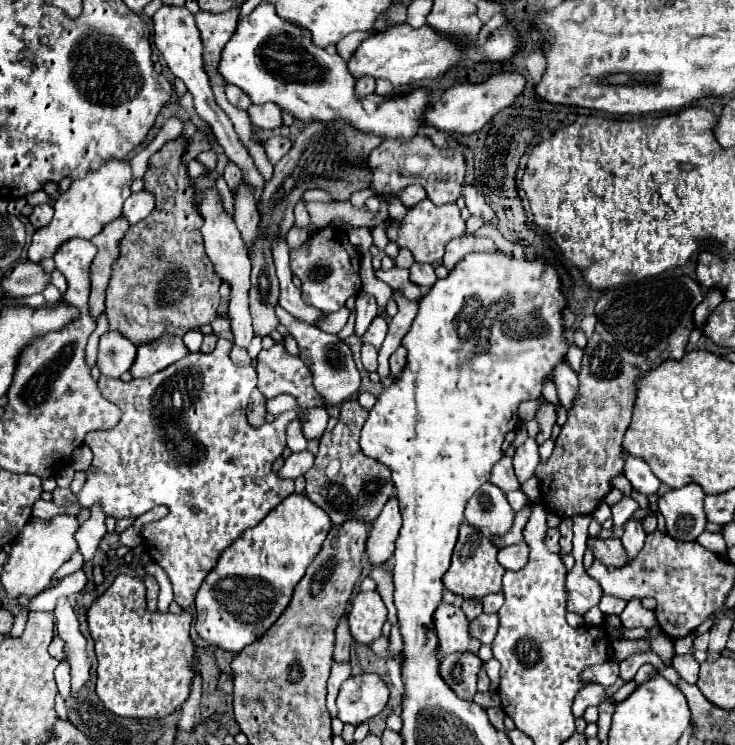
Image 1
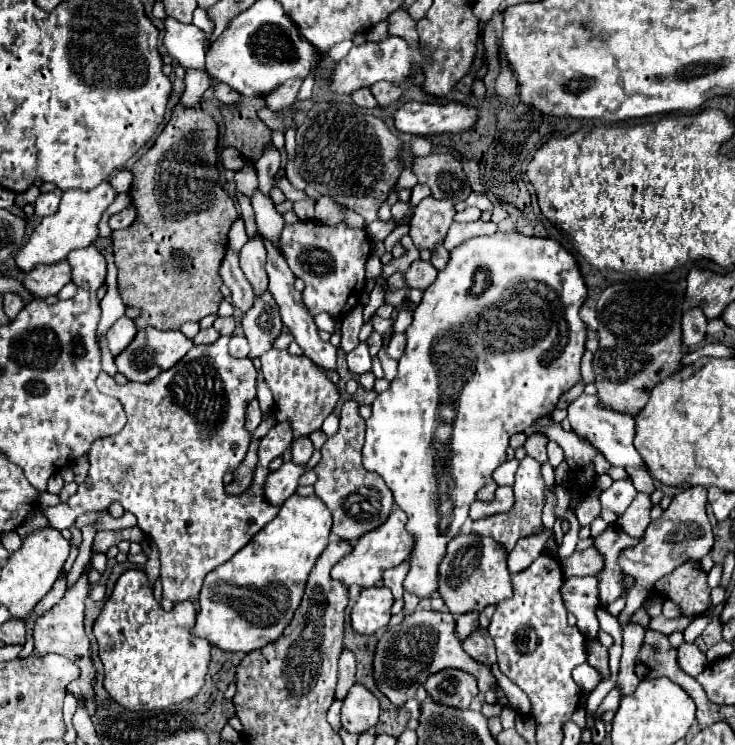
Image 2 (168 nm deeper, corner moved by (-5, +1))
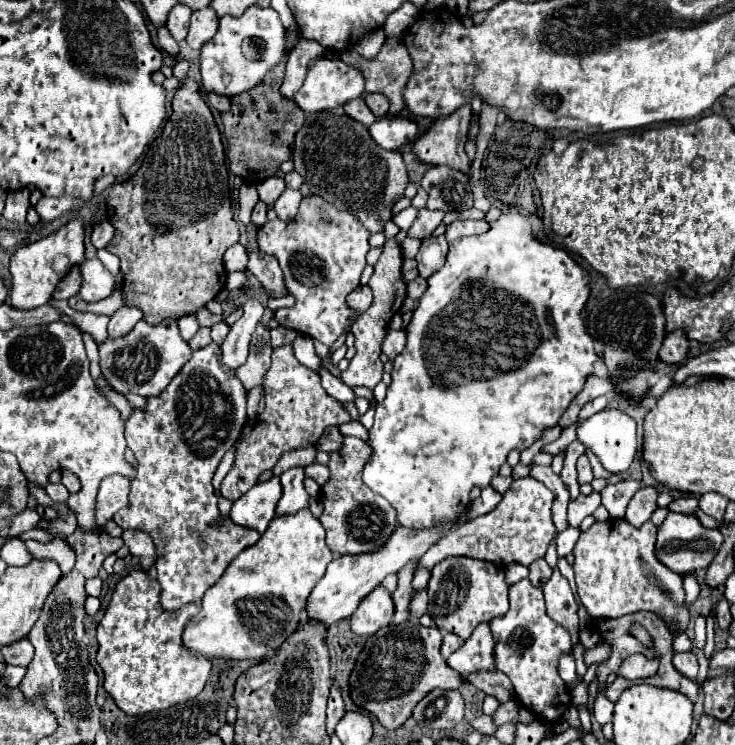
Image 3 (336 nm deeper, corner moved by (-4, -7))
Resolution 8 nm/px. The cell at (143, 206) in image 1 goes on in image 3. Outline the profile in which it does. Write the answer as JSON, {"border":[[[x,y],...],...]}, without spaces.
{"border":[[[102,222],[102,224],[96,226],[94,232],[92,232],[92,244],[94,244],[96,248],[108,246],[108,242],[110,242],[112,238],[114,238],[114,226],[110,226],[108,222]]]}

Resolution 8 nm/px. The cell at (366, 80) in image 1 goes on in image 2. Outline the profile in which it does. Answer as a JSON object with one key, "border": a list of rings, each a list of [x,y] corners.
{"border":[[[361,88],[361,90],[353,92],[351,98],[353,98],[353,102],[355,102],[357,106],[361,106],[361,108],[375,108],[375,106],[377,106],[377,104],[375,104],[375,98],[371,96],[371,90],[369,90],[369,88]]]}

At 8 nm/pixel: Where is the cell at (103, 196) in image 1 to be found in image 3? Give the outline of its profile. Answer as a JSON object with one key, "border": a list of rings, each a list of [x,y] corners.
{"border":[[[74,216],[68,224],[64,224],[58,232],[42,238],[42,240],[36,240],[32,244],[26,244],[22,248],[18,248],[12,258],[10,258],[10,274],[12,274],[12,286],[10,286],[10,304],[14,308],[22,308],[22,310],[28,310],[28,308],[38,308],[38,306],[44,306],[58,280],[64,276],[62,272],[58,272],[54,268],[54,260],[58,256],[66,256],[68,258],[68,264],[74,266],[74,264],[82,264],[84,258],[86,258],[86,246],[84,246],[84,234],[86,234],[86,222],[80,218],[80,216]]]}

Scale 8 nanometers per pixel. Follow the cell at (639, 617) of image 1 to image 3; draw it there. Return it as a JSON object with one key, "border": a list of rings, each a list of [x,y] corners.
{"border":[[[600,692],[600,694],[596,696],[593,705],[592,714],[594,719],[601,725],[611,722],[612,708],[614,708],[614,702],[610,702],[610,700],[606,698],[606,694],[604,694],[604,692]]]}

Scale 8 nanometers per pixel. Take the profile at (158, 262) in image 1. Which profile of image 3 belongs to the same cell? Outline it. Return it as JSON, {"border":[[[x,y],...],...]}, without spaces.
{"border":[[[186,78],[182,82],[182,86],[178,88],[178,92],[174,94],[174,100],[172,100],[172,108],[174,108],[174,112],[172,112],[170,120],[166,122],[162,134],[150,144],[150,148],[148,148],[148,152],[144,156],[144,162],[138,168],[138,172],[126,182],[116,182],[108,190],[108,198],[106,198],[108,218],[110,218],[110,222],[116,228],[116,236],[106,248],[112,254],[116,254],[120,258],[120,262],[122,262],[120,266],[122,266],[122,274],[124,274],[124,286],[122,286],[122,290],[124,290],[124,306],[140,308],[144,312],[144,320],[148,324],[160,324],[166,318],[178,320],[182,316],[196,314],[210,300],[214,300],[216,294],[224,288],[224,280],[226,280],[226,270],[224,270],[222,256],[224,256],[226,248],[230,248],[232,244],[238,242],[238,224],[234,222],[234,214],[232,214],[232,206],[230,206],[230,188],[228,188],[228,170],[226,170],[226,162],[224,162],[224,146],[222,146],[222,140],[220,140],[218,126],[216,126],[216,122],[212,118],[212,112],[206,106],[206,102],[202,100],[200,88],[198,88],[198,84],[192,78]]]}

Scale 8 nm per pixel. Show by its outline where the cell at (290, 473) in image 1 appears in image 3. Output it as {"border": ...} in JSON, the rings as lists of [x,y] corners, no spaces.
{"border":[[[272,476],[268,482],[260,482],[254,488],[250,488],[244,496],[240,496],[230,510],[230,518],[234,524],[254,528],[262,534],[268,528],[270,520],[274,518],[280,498],[282,498],[280,478]]]}

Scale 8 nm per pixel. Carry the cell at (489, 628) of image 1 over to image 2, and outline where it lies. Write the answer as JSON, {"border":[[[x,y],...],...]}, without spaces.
{"border":[[[477,630],[473,632],[465,642],[463,642],[463,650],[479,664],[485,666],[493,666],[497,664],[497,656],[495,656],[495,646],[491,644],[491,636],[487,636],[487,630]]]}

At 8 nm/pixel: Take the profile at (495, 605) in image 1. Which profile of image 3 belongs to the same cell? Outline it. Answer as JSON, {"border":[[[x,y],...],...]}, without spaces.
{"border":[[[478,624],[466,644],[458,648],[446,662],[462,676],[478,670],[494,670],[494,640],[488,624]]]}

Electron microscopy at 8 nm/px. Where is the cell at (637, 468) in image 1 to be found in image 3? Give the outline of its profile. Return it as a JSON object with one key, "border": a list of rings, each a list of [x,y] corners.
{"border":[[[606,408],[582,422],[578,422],[578,440],[584,444],[586,450],[592,450],[600,464],[612,472],[612,474],[620,474],[626,472],[638,452],[638,440],[636,440],[636,422],[634,418],[630,418],[626,412],[618,410],[618,408]]]}

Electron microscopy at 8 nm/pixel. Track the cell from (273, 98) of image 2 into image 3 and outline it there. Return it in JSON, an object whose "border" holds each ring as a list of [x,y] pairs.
{"border":[[[300,40],[298,46],[294,46],[290,50],[290,58],[286,62],[286,76],[284,82],[280,86],[280,94],[286,100],[294,100],[294,92],[298,92],[298,88],[302,86],[302,80],[306,78],[308,66],[310,62],[318,60],[324,56],[324,48],[318,42],[310,42],[310,40]]]}

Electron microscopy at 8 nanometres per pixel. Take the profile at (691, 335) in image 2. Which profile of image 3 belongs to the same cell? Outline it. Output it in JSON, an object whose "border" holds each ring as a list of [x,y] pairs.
{"border":[[[674,330],[666,336],[660,348],[660,360],[670,362],[670,364],[682,364],[688,356],[688,350],[690,350],[690,344],[688,344],[686,334],[682,330]]]}

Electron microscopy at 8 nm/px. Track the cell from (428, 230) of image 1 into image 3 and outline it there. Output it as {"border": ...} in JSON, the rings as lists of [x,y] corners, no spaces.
{"border":[[[422,208],[418,212],[418,218],[414,220],[414,224],[410,226],[408,236],[418,238],[418,240],[424,240],[424,238],[432,236],[432,232],[442,224],[442,218],[444,218],[444,212],[438,212],[438,210],[432,212],[428,208]]]}

